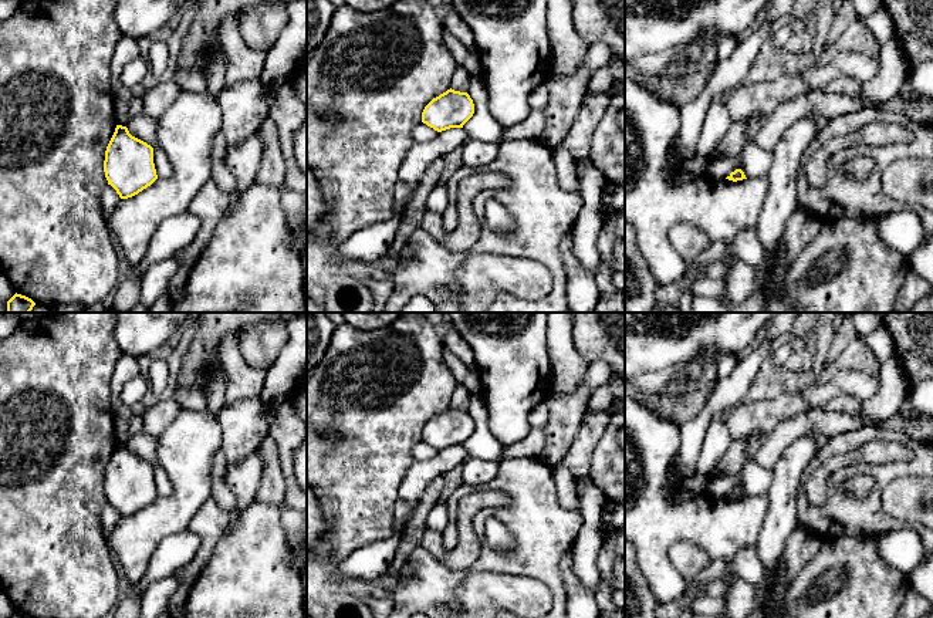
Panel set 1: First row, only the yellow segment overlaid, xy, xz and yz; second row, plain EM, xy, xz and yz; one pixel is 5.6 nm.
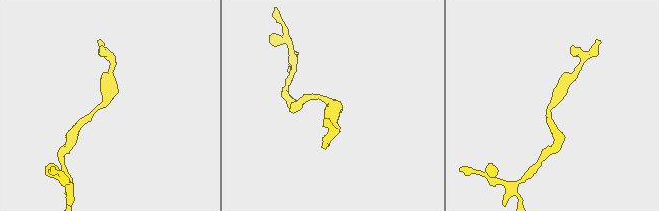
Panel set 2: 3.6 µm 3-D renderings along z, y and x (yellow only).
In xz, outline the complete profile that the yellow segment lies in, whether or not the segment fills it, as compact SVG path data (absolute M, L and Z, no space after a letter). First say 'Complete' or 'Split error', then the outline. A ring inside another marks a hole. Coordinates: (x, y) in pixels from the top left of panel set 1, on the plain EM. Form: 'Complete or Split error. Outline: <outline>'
Complete. Outline: M450 406L425 425L422 440L442 450L450 446L463 446L473 432L474 422L470 413Z

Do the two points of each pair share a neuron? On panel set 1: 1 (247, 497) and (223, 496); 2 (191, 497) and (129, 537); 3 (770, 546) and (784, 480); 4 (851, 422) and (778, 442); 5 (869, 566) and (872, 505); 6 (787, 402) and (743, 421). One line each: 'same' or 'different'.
1: different
2: same
3: same
4: same
5: different
6: same

